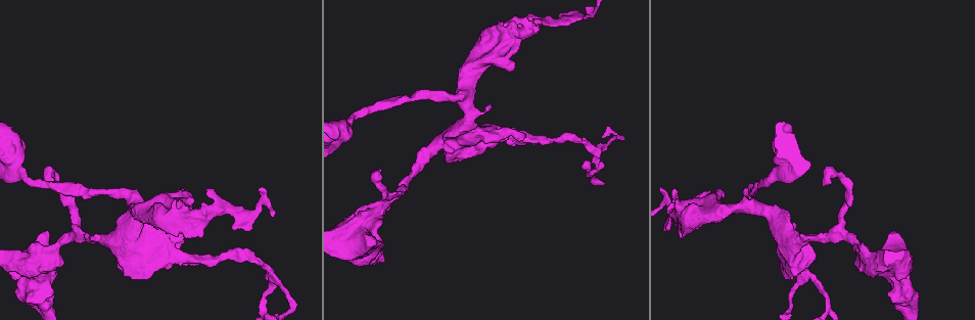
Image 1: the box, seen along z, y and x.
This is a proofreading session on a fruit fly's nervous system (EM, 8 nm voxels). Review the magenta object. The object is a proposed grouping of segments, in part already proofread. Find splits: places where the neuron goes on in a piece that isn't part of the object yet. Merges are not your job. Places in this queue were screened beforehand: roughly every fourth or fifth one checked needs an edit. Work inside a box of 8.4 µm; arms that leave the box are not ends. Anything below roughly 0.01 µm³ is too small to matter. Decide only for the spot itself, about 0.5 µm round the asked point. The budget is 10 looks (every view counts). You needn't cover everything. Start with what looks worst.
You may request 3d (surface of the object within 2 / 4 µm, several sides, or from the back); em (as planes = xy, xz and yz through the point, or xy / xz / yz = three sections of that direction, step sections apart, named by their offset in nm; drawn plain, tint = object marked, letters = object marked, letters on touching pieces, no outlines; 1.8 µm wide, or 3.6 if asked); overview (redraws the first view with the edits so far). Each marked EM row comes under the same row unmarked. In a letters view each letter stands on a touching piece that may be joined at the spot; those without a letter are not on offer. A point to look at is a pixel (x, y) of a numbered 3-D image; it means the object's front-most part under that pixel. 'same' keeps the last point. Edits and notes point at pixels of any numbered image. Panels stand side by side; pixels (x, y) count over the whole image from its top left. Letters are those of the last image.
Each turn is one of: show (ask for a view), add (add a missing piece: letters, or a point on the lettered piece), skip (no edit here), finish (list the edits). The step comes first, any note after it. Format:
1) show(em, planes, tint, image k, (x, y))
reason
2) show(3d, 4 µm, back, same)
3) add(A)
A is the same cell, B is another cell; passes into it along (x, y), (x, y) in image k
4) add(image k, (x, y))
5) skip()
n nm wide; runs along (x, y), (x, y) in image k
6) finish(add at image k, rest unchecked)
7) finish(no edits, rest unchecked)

show(em, xz, step 4, tint, image 1, (186, 258))
touches itself

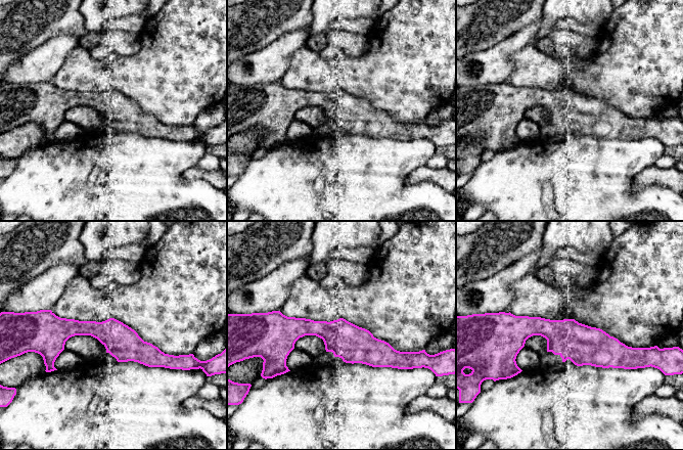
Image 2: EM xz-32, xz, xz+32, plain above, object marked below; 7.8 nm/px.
show(em, planes, tint, same)

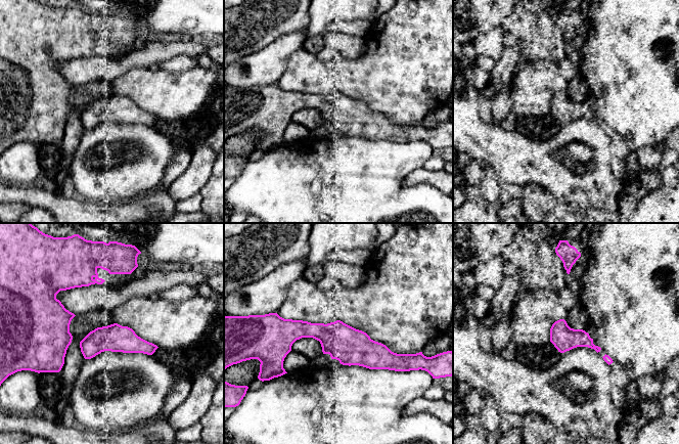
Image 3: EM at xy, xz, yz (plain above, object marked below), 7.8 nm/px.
show(em, planes, letters, same)
see the neighbours

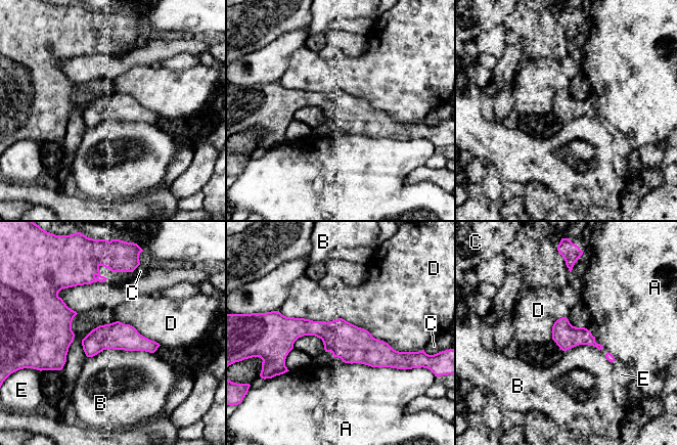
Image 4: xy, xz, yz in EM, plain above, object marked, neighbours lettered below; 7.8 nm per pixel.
skip()
A, B, C, D and E are other cells; border along (153, 352), (103, 349), (87, 357) in image 4; none of them fits

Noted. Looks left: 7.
show(3d, 4 µm, image 1, (785, 148))
sharp bend

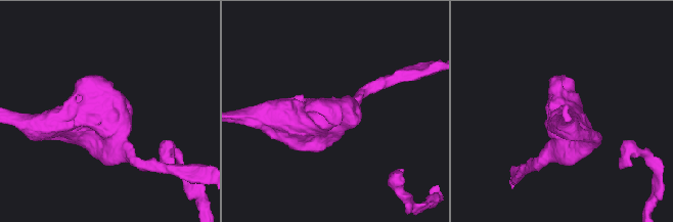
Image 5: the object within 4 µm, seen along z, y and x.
show(em, planes, letters, image 5, (348, 116))

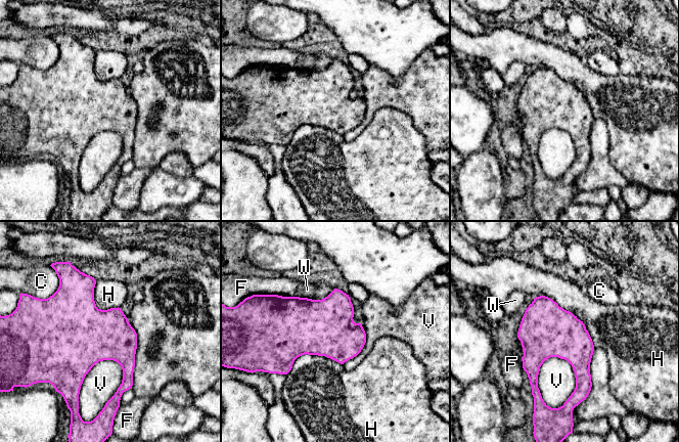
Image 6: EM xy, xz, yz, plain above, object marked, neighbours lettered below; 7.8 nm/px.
skip()
C, F, H, V and W are other cells; border along (535, 296), (571, 311), (594, 346) in image 6; no lettered piece goes on from it

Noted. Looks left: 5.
show(em, planes, tint, image 1, (182, 192))
free end

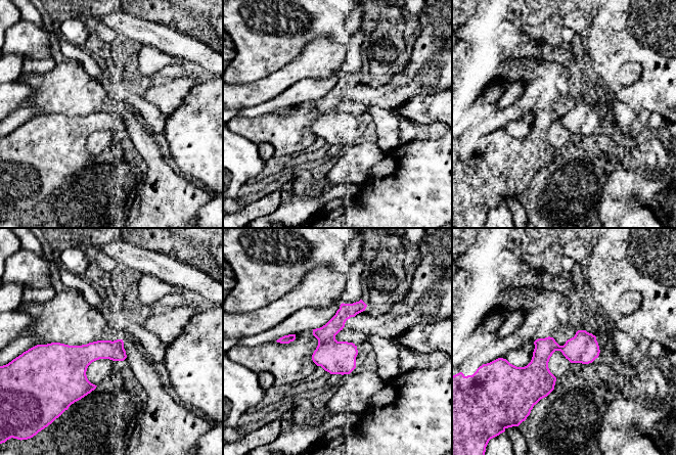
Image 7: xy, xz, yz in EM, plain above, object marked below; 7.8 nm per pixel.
show(em, planes, letters, same)

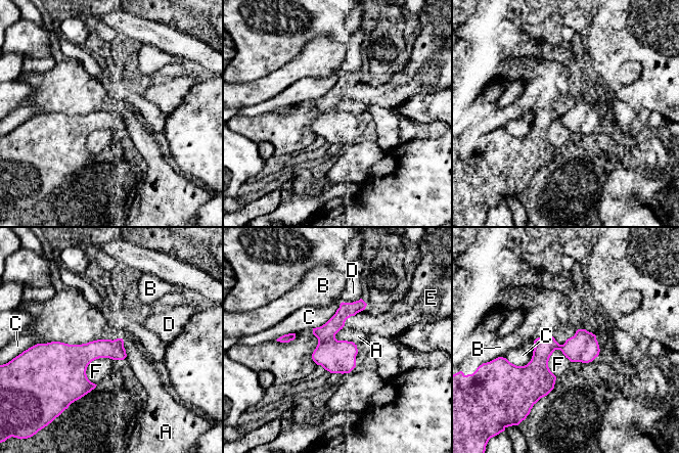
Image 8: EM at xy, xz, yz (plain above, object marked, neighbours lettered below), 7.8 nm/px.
skip()
A, B, C, D, E and F are other cells; runs along (593, 337), (551, 347), (514, 373) in image 8; none of them fits

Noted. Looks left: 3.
show(em, planes, letters, image 1, (47, 231))
an open end

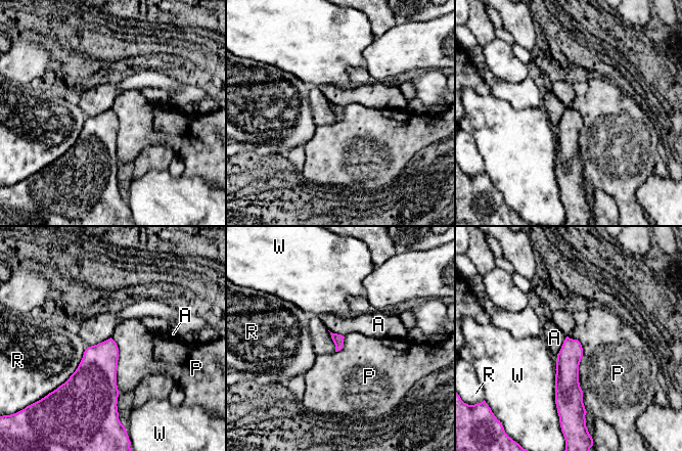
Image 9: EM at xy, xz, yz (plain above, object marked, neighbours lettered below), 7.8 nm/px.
skip()
A, P, R and W are other cells; border along (567, 336), (582, 348), (586, 410) in image 9; no lettered piece goes on from it

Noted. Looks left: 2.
finish(no edits, rest unchecked)

